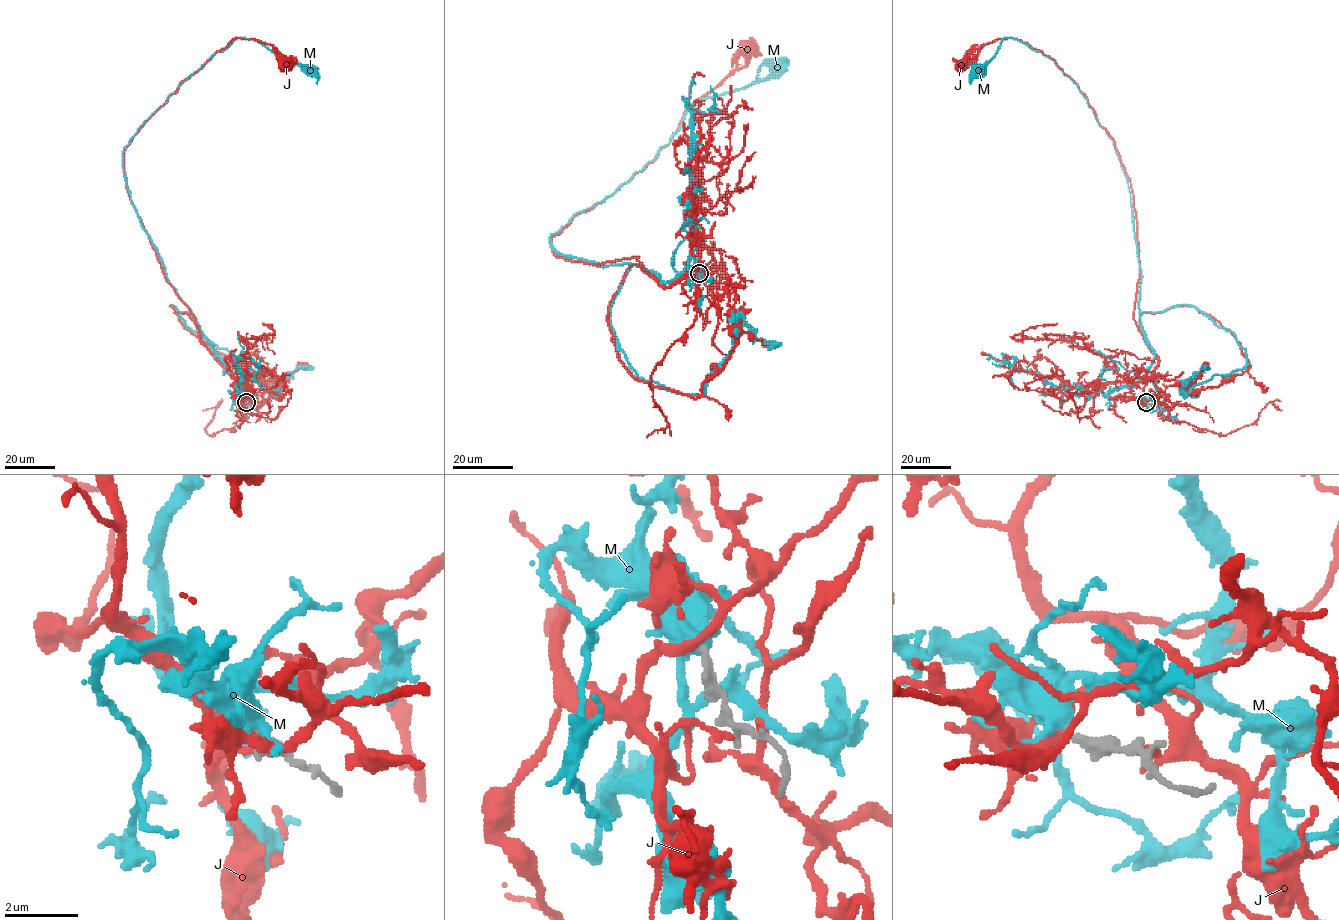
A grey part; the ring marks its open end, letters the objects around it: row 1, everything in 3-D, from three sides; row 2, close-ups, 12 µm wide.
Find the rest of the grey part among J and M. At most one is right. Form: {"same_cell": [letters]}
{"same_cell": ["M"]}

